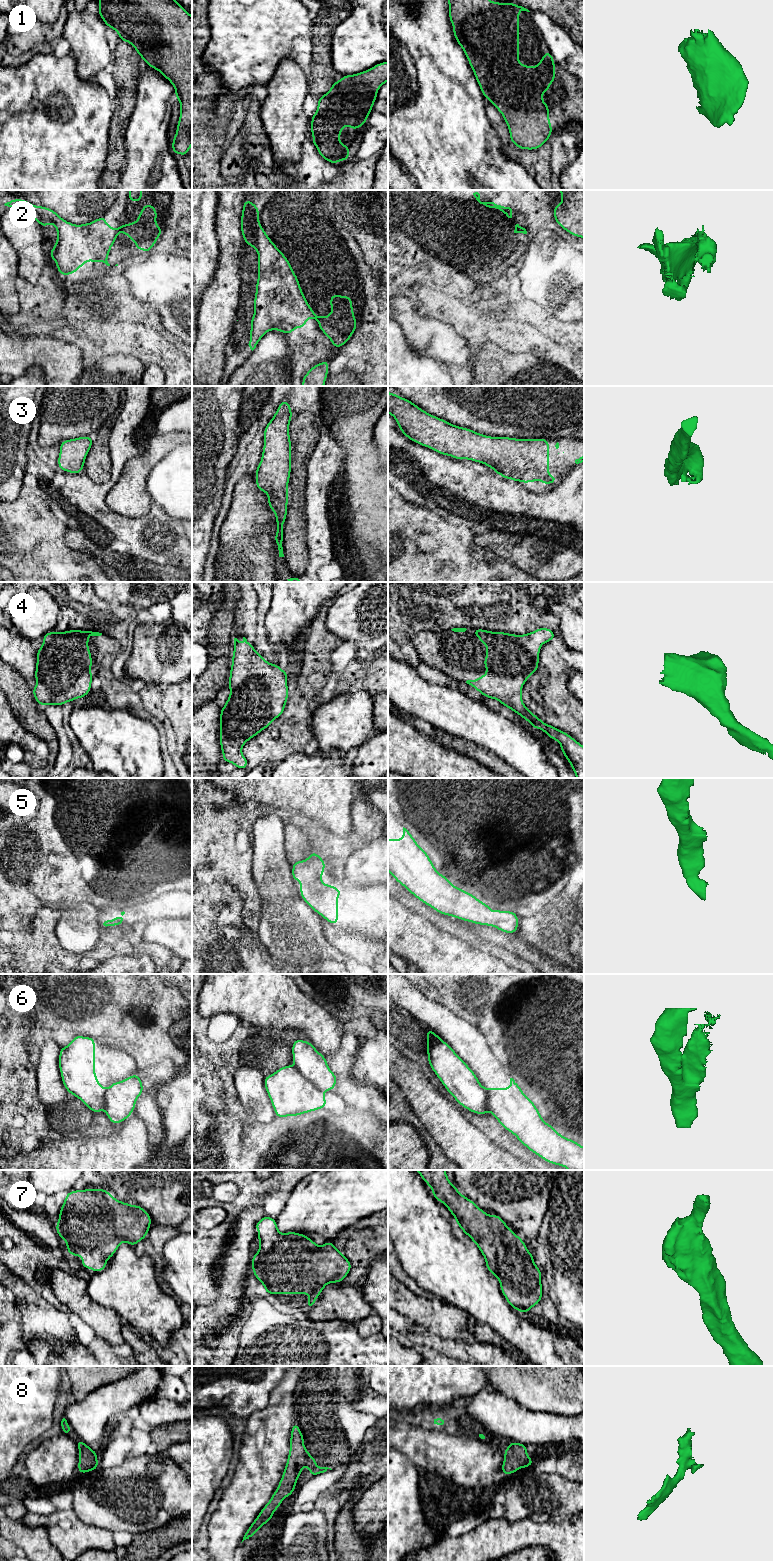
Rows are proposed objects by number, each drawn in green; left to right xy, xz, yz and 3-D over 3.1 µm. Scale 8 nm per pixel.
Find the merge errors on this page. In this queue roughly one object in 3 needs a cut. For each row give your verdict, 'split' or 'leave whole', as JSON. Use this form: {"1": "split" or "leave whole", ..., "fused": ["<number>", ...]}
{"1": "leave whole", "2": "split", "3": "leave whole", "4": "leave whole", "5": "leave whole", "6": "split", "7": "leave whole", "8": "leave whole", "fused": ["2", "6"]}

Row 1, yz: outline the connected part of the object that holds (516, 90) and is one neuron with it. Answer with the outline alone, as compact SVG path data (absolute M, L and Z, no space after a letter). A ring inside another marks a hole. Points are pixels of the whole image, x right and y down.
M448 0L448 5L453 35L468 59L483 96L502 114L509 129L510 141L519 149L541 148L552 135L549 106L543 102L543 92L552 89L549 84L555 82L555 62L549 51L545 51L539 64L533 67L519 62L519 12L530 11L512 2L490 0Z

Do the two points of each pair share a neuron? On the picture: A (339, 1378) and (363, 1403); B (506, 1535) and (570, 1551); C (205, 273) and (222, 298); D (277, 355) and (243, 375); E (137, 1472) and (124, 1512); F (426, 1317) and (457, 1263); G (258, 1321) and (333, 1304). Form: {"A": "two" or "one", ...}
{"A": "two", "B": "one", "C": "two", "D": "one", "E": "one", "F": "two", "G": "two"}

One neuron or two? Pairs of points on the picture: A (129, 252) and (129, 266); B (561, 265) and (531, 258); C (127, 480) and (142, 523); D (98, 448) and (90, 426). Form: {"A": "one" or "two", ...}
{"A": "two", "B": "one", "C": "two", "D": "two"}

